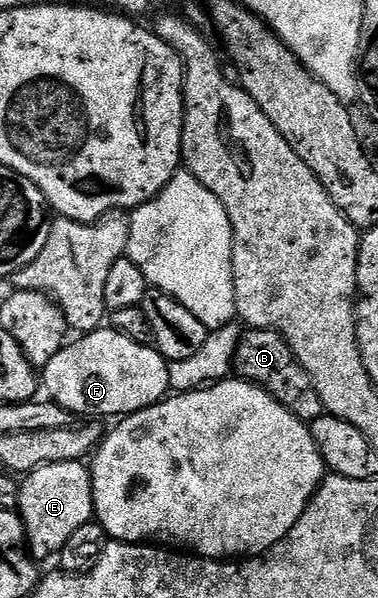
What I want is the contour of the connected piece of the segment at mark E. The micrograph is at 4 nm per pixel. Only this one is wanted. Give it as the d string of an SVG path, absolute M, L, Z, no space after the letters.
M81 460L56 462L40 466L21 481L16 509L26 528L28 551L35 561L57 557L64 542L80 530L80 526L95 519L94 491L89 467Z

